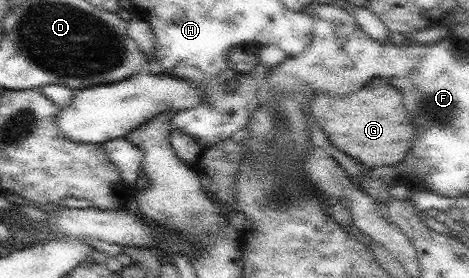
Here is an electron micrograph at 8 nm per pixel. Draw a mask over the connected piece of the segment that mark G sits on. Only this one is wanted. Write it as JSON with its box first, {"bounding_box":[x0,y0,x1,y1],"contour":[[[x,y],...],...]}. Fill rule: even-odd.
{"bounding_box":[310,78,416,169],"contour":[[[382,78],[371,79],[362,89],[346,97],[318,95],[310,101],[310,117],[328,135],[332,146],[346,155],[358,159],[358,163],[373,169],[402,162],[412,151],[416,139],[416,127],[408,121],[400,91]]]}

